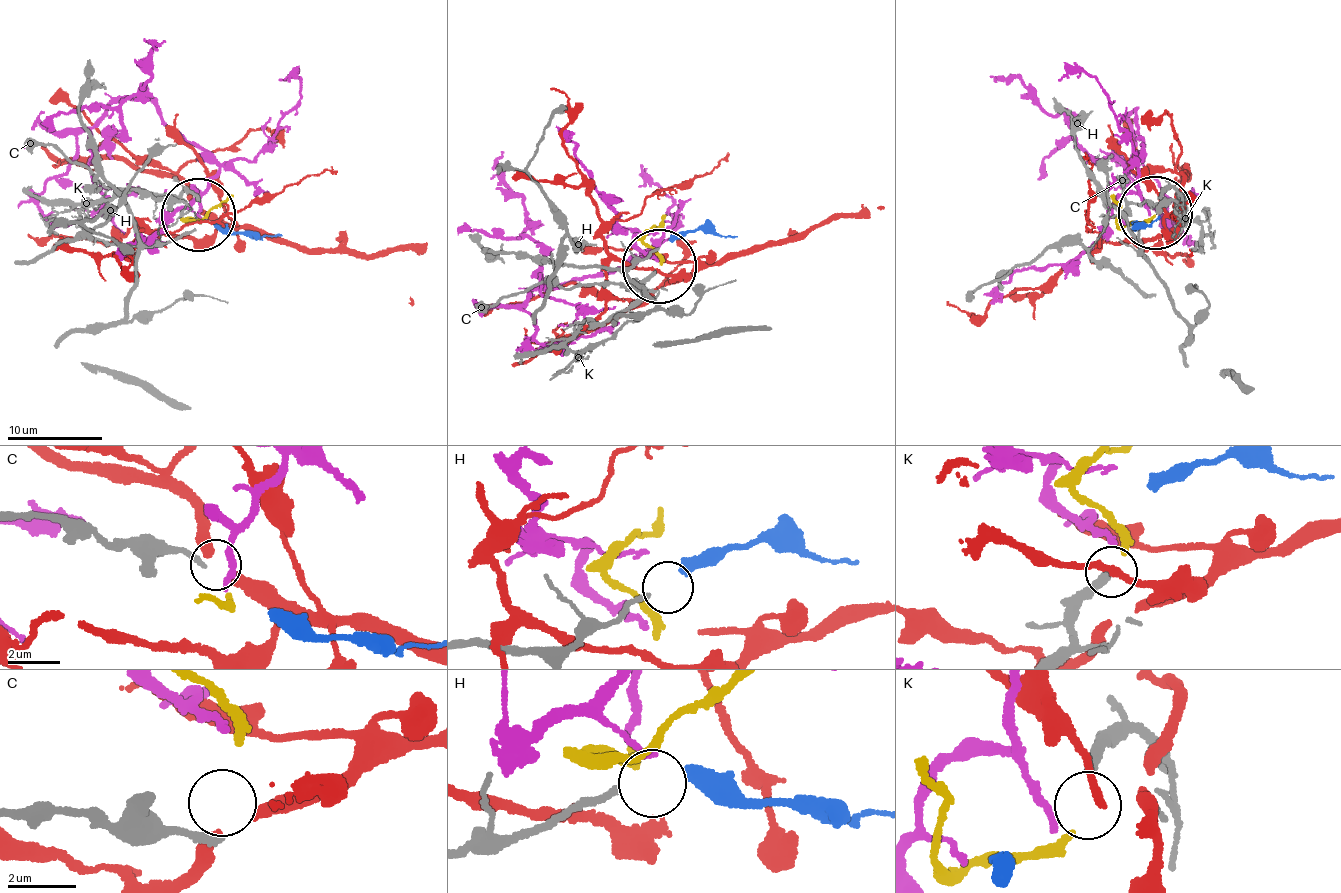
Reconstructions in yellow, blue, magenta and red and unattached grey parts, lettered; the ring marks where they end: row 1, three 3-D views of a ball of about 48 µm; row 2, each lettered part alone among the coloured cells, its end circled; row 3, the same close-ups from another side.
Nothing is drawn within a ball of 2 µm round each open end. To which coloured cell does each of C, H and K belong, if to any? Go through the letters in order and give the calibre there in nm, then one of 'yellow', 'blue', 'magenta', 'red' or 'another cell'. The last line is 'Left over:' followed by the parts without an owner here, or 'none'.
C: 260 nm | another cell
H: 190 nm | blue
K: 360 nm | yellow
Left over: C

